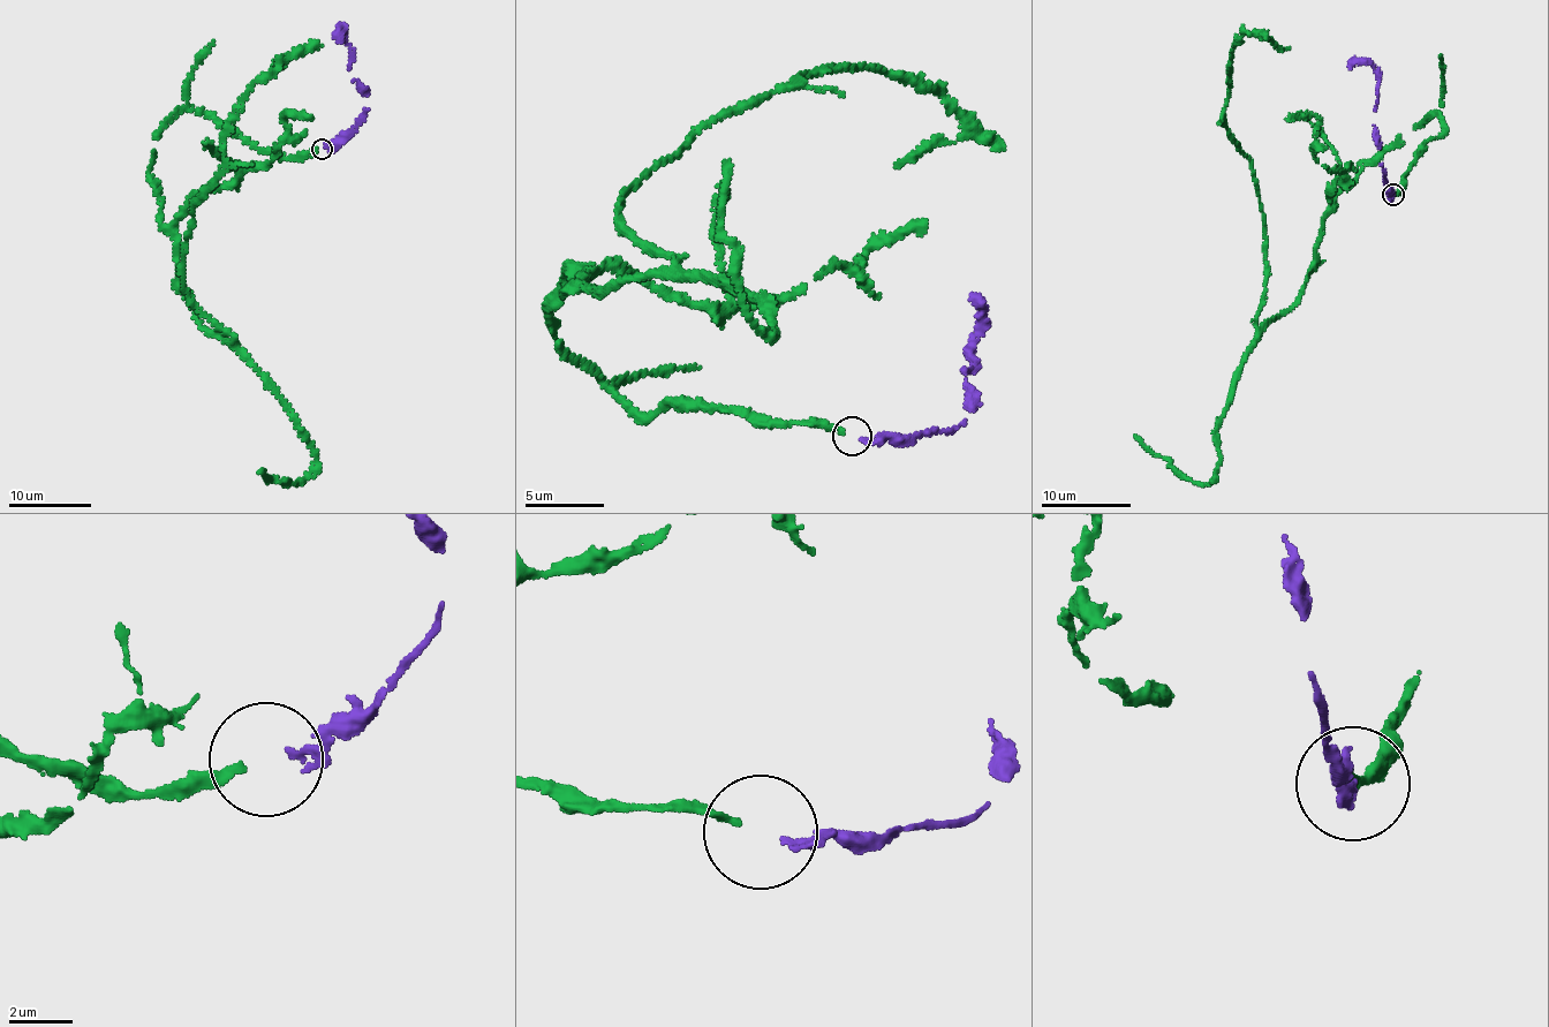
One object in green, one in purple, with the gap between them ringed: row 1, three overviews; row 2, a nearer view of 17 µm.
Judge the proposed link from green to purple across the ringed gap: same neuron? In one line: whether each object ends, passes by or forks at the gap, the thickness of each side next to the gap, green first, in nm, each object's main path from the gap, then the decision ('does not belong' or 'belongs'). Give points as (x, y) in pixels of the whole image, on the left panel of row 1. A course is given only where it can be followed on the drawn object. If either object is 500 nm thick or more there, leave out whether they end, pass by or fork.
green ends; purple ends; calibres 200 and 200 nm; course green (317, 151), (188, 110), (158, 134), (202, 327), (231, 341), (182, 278), (191, 205), (299, 52), (273, 63); course purple (326, 146), (349, 134), (367, 108), (367, 91), (354, 80), (352, 45), (342, 29), (332, 37); belongs

